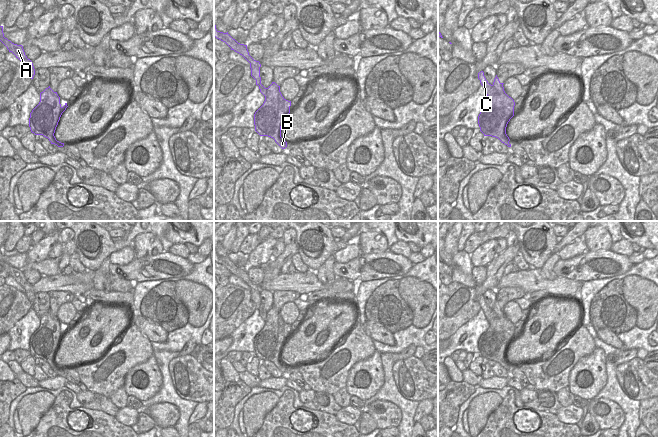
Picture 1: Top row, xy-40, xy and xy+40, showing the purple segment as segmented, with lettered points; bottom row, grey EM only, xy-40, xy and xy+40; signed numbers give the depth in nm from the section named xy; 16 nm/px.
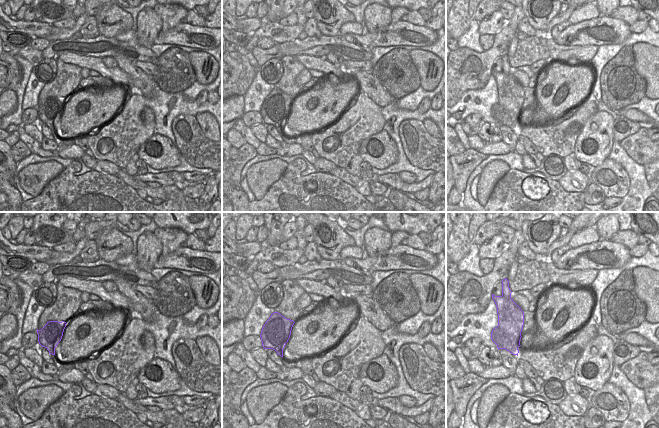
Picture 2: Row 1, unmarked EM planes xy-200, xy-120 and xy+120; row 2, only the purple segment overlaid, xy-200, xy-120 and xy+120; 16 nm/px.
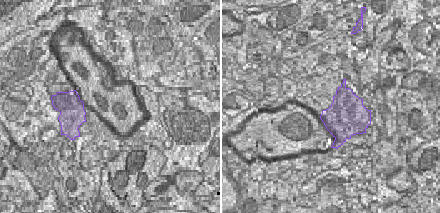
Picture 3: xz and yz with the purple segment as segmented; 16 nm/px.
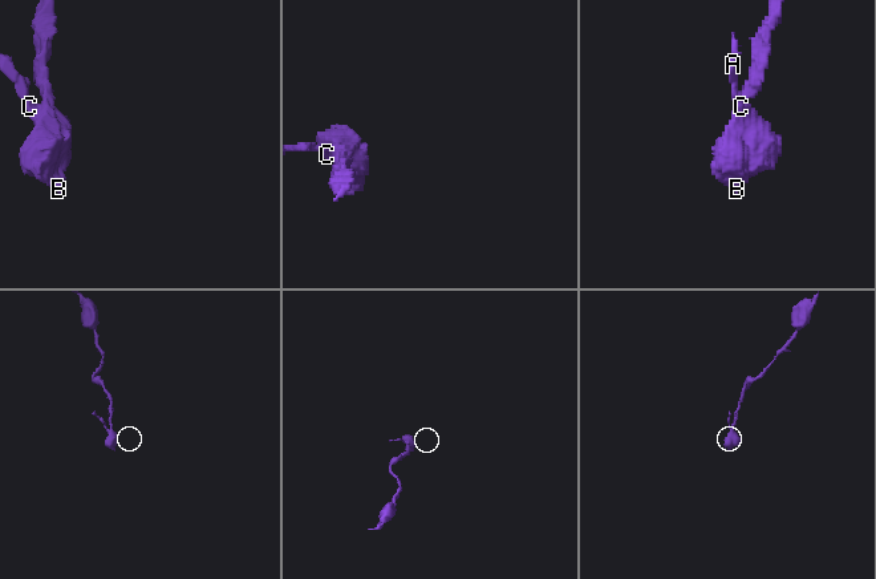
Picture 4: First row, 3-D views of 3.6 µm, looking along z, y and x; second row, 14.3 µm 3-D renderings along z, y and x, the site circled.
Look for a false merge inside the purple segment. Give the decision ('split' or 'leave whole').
split

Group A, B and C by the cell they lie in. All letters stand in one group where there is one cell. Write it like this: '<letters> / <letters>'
A C / B

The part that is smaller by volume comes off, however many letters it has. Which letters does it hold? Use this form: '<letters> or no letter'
A, C

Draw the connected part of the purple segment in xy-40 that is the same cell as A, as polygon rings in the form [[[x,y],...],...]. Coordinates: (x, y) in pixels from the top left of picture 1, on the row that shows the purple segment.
[[[0,26],[0,41],[7,47],[9,52],[12,52],[16,56],[16,58],[18,58],[25,65],[27,75],[31,79],[33,79],[35,75],[35,69],[32,61],[28,59],[27,56],[25,55],[22,45],[14,44],[4,37],[3,26]]]

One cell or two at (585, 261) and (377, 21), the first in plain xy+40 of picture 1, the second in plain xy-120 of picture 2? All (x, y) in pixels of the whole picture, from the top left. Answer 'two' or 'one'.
two

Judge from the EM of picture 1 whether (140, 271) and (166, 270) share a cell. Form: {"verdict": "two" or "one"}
{"verdict": "one"}

